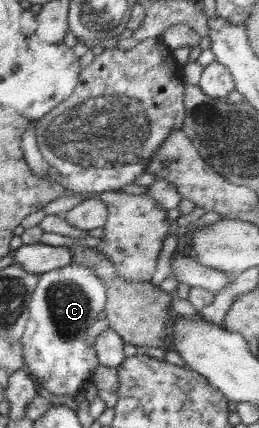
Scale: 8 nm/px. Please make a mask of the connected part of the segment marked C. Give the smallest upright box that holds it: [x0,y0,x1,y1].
[19,264,107,397]

